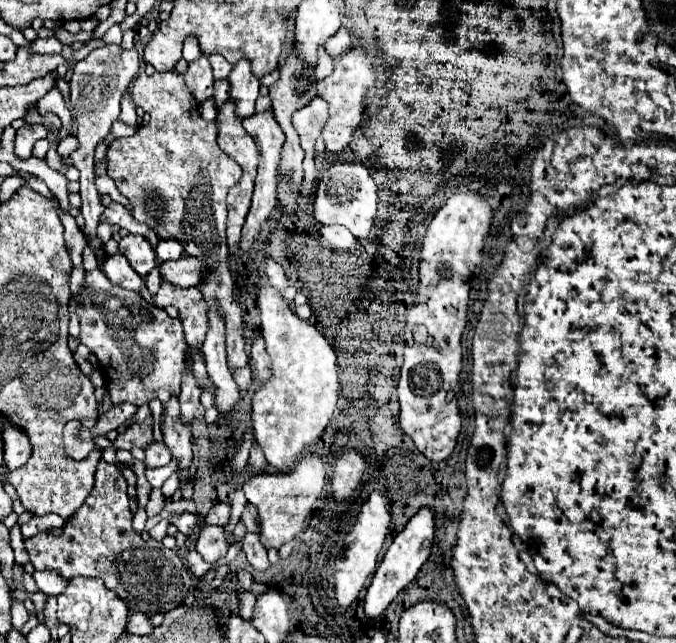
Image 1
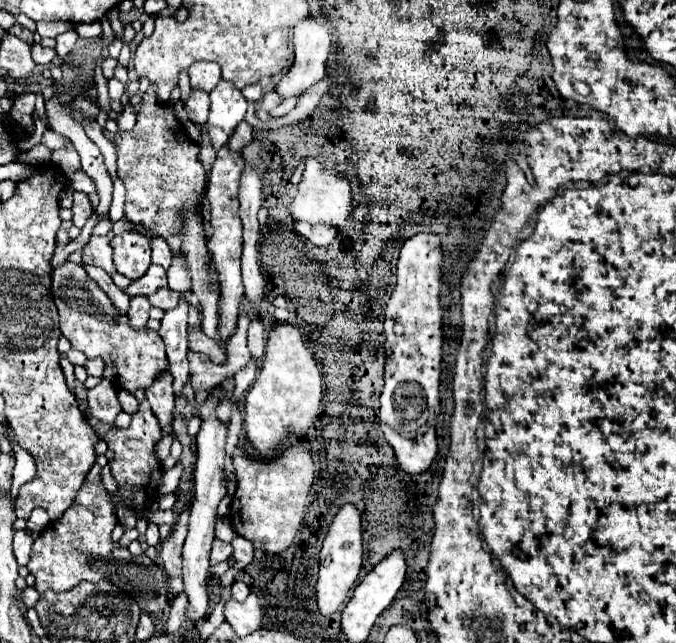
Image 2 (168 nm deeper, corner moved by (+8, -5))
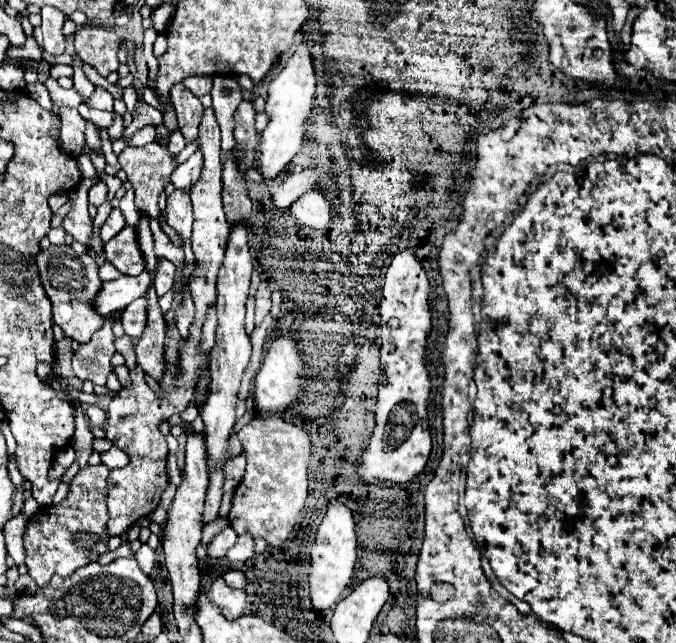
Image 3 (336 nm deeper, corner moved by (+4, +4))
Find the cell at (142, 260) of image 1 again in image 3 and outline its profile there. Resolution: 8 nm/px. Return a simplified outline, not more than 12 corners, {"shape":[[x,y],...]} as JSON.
{"shape":[[134,227],[104,243],[104,255],[124,275],[146,269]]}

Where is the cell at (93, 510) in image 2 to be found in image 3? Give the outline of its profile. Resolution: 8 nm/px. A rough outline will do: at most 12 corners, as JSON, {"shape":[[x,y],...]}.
{"shape":[[80,471],[28,521],[28,575],[44,587],[108,551],[106,477]]}

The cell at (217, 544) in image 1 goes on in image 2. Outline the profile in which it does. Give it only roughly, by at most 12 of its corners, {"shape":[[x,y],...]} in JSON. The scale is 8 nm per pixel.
{"shape":[[218,538],[212,542],[210,564],[220,564],[232,556],[232,544]]}

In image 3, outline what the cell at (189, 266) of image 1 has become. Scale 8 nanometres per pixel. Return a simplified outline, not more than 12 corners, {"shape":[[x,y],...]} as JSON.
{"shape":[[120,275],[96,297],[102,315],[144,297],[152,275]]}

